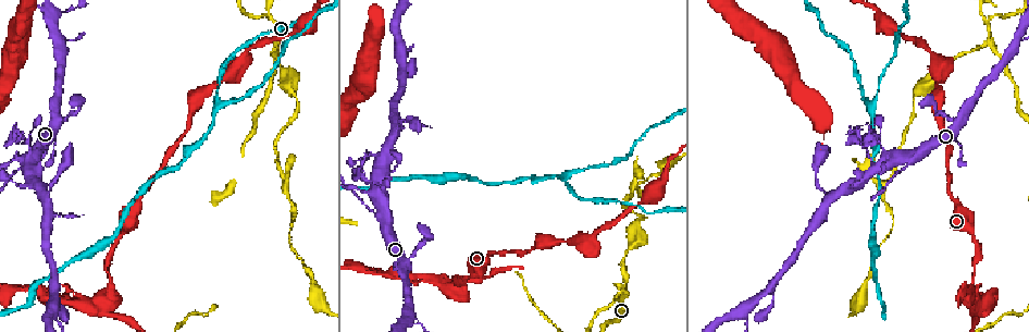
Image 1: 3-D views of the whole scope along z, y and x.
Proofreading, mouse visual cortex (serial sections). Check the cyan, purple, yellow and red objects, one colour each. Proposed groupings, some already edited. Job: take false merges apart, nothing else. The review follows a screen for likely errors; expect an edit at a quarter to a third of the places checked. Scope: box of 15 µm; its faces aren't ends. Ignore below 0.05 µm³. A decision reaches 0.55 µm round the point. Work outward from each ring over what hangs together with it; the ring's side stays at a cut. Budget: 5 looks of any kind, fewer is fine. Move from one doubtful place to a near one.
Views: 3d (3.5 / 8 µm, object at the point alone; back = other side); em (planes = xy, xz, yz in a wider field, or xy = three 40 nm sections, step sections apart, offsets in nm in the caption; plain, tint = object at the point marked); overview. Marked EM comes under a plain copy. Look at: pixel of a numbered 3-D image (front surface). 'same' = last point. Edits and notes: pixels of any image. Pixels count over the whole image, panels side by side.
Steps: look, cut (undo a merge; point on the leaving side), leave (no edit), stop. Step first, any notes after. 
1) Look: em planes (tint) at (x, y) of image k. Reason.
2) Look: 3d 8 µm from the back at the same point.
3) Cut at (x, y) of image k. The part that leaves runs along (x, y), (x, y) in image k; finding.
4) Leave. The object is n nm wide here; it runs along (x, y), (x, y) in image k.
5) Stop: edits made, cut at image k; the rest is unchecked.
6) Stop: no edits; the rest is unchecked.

Look: 3d 3.5 µm at (373, 182) of image 1. Abrupt turn.

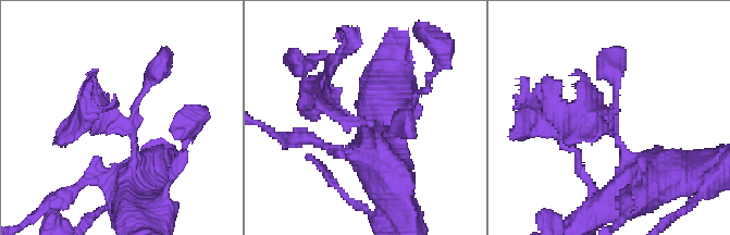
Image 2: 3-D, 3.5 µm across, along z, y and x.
Look: em xy step 5 (tint) at (608, 115) of image 2. Need the tissue.

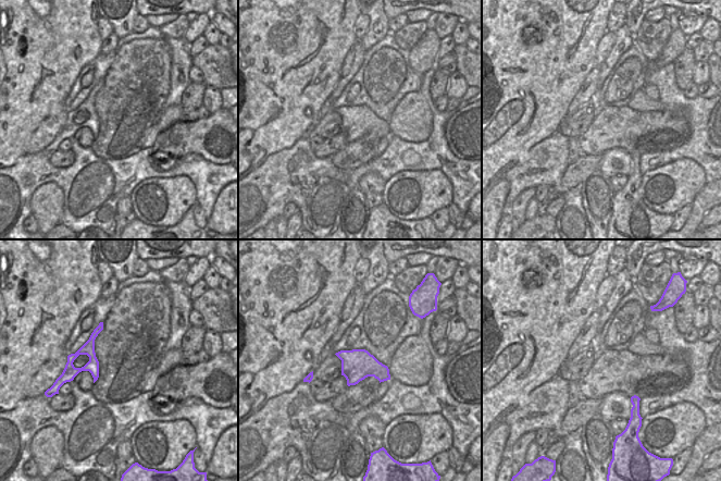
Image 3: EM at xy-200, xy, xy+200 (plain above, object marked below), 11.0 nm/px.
Cut at (345, 124) of image 2. The part that leaves runs along (374, 126), (328, 104), (328, 71) in image 2; two cells meet here.

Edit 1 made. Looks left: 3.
Look: overview.

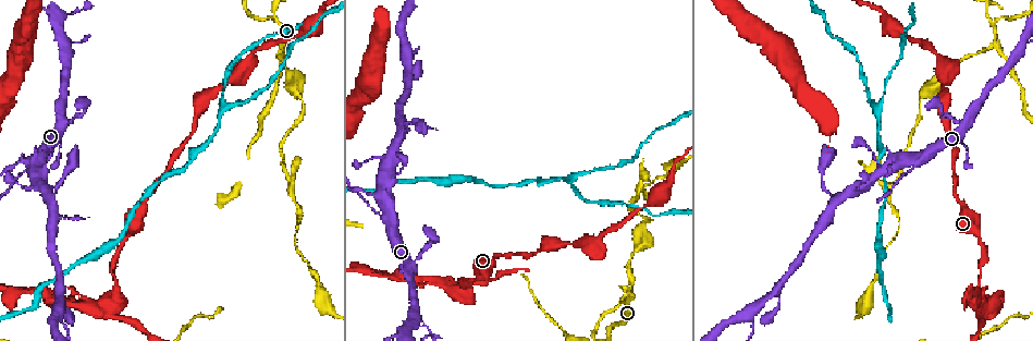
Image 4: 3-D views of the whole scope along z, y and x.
Look: 3d 8 µm at (992, 22) of image 4. Abrupt turn.

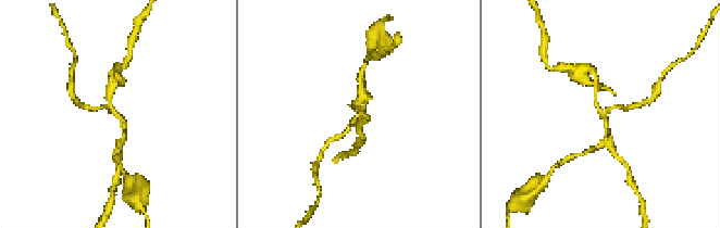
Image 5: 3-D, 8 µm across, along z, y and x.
Look: em planes (tint) at (117, 116) of image 5. 3 arms meet here; the arms are 150, 150, 200 nm wide.

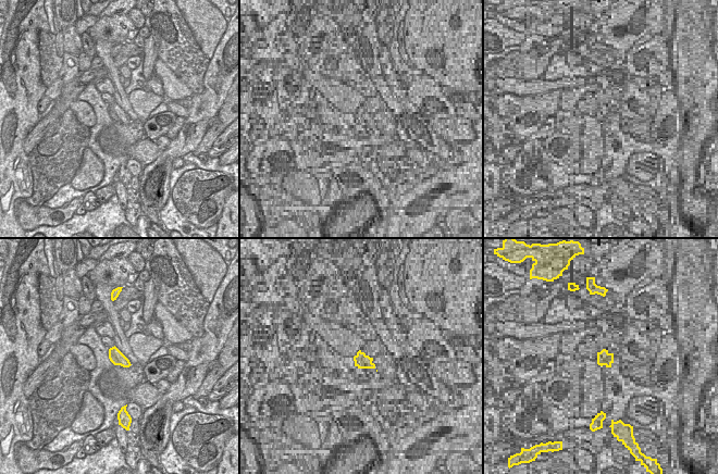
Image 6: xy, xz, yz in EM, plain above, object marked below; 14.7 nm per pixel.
Cut at (620, 106) of image 5. A border runs along (110, 352), (120, 364) in image 6; a second cell is stuck on.

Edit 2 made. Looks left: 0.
Stop: edits made, cut at image 2, cut at image 5; the rest is unchecked.

